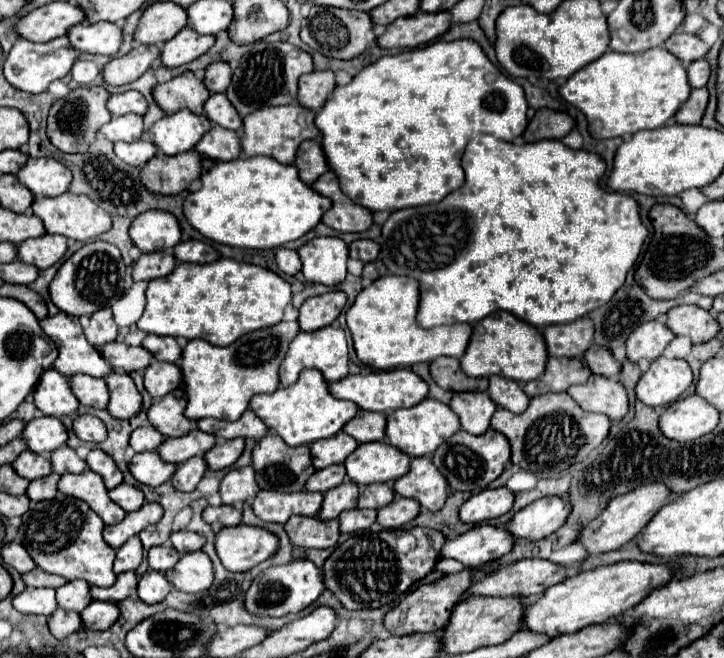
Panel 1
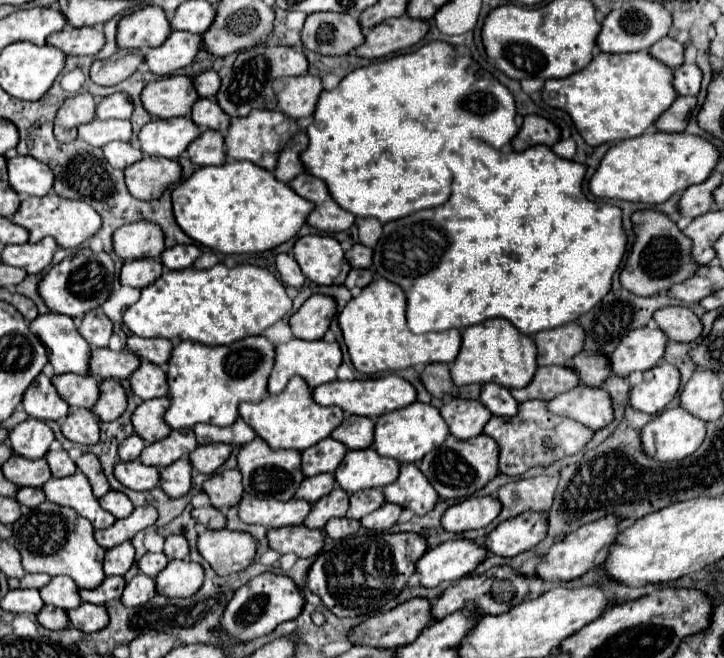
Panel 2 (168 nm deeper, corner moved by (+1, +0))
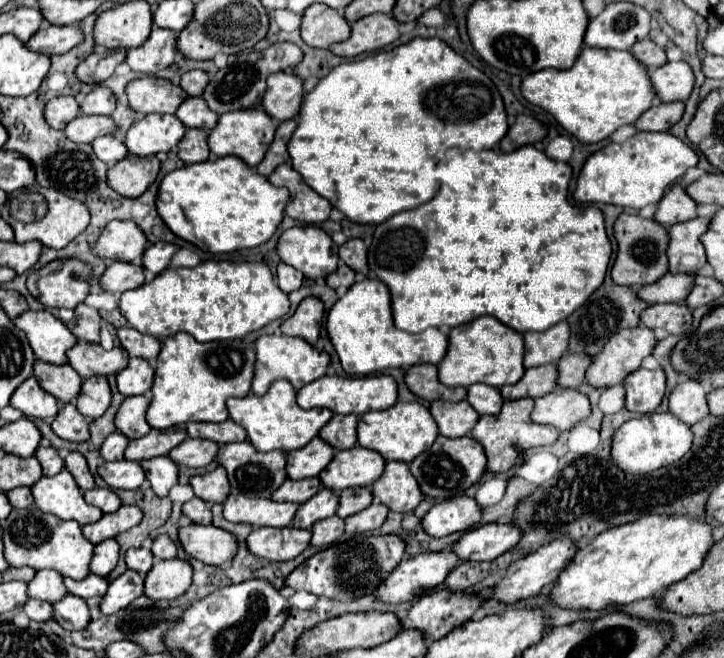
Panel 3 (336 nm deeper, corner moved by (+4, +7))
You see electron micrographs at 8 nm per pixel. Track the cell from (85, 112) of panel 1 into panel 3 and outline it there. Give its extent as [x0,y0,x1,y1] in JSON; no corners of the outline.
[44,97,80,129]

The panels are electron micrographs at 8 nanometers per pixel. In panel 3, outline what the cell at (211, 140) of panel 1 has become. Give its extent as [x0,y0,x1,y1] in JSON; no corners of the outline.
[178,129,210,163]

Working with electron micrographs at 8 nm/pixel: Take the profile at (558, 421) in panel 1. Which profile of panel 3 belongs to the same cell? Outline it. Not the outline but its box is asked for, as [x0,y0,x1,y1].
[472,399,558,473]

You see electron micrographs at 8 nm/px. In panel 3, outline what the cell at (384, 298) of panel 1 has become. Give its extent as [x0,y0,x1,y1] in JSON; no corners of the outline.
[326,279,448,375]

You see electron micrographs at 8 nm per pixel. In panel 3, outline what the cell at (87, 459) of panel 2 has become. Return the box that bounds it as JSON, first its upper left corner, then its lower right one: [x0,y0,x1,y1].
[64,451,94,491]

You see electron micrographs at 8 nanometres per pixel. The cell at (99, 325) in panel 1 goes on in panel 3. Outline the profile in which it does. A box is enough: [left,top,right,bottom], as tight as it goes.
[66,303,100,343]

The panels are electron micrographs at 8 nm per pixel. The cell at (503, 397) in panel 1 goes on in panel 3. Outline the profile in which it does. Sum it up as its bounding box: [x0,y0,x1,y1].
[466,383,504,415]

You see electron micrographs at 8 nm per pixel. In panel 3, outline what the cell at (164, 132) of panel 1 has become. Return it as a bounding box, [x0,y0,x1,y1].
[124,115,184,157]

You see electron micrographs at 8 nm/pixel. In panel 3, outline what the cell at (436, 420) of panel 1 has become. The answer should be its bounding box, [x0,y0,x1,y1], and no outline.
[358,403,438,461]

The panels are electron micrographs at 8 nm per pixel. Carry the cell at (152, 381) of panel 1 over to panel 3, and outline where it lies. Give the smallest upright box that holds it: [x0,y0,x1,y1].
[116,357,154,397]

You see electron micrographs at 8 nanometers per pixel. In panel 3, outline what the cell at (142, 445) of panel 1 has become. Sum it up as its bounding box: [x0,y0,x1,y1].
[100,433,128,461]

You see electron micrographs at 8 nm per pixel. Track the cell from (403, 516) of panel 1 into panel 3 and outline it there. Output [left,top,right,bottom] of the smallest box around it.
[344,501,388,533]

